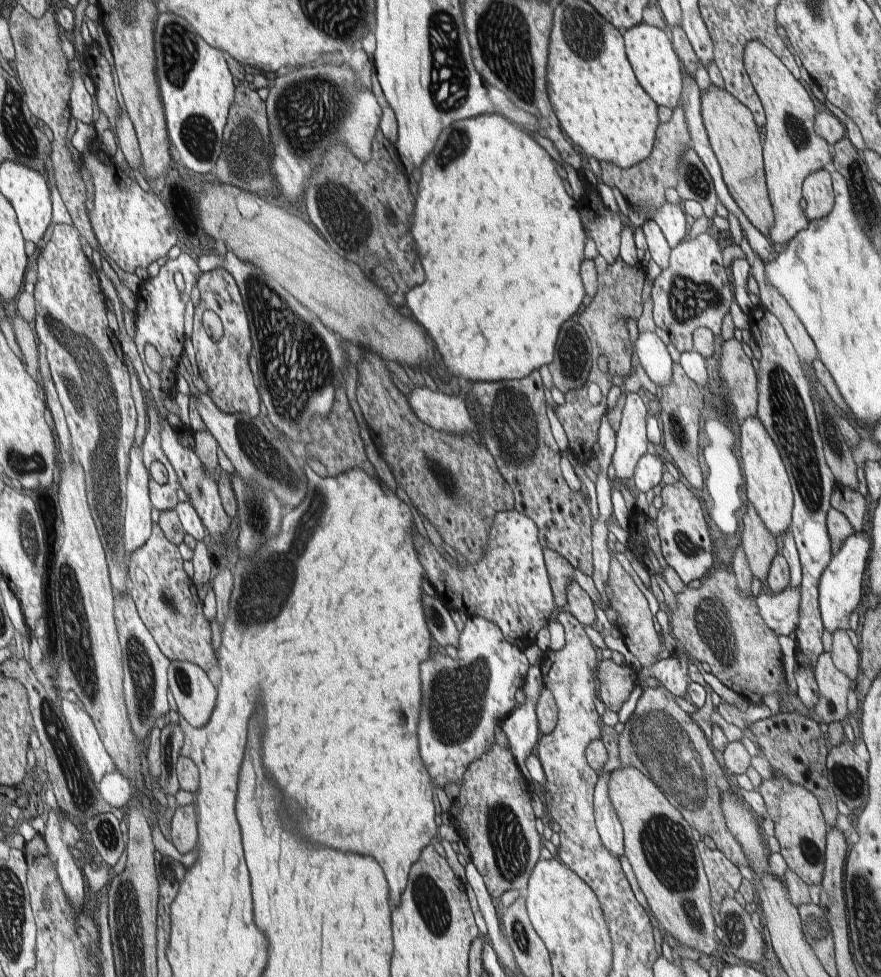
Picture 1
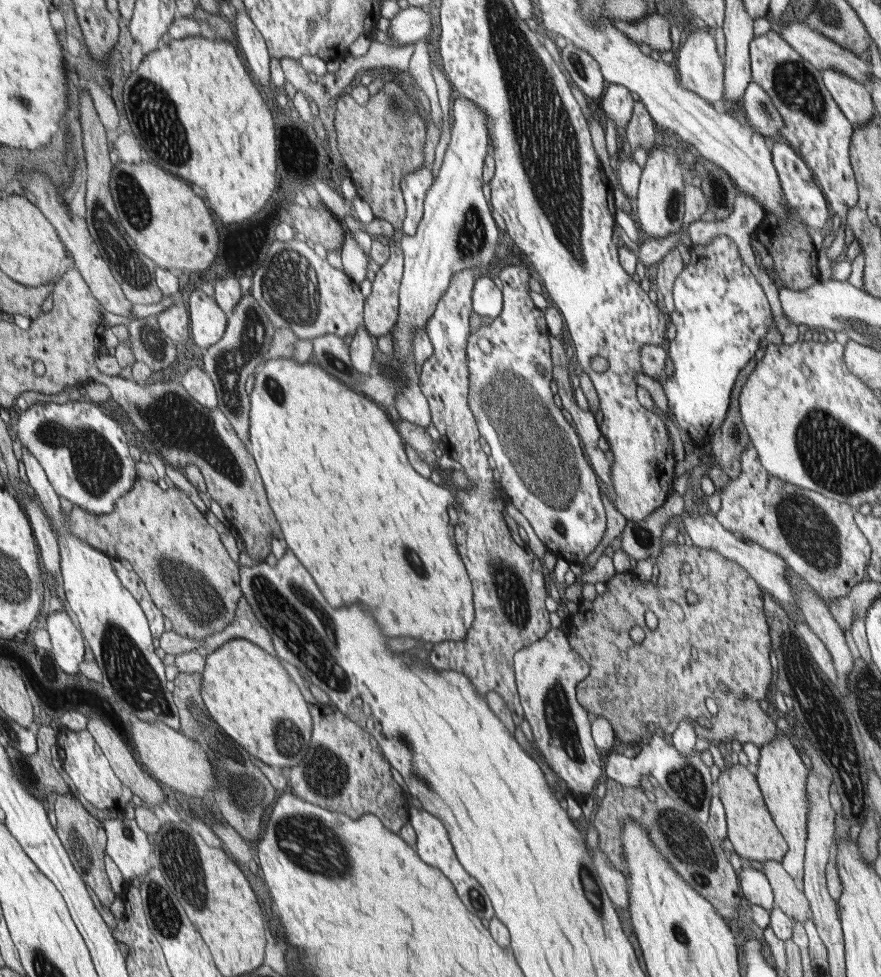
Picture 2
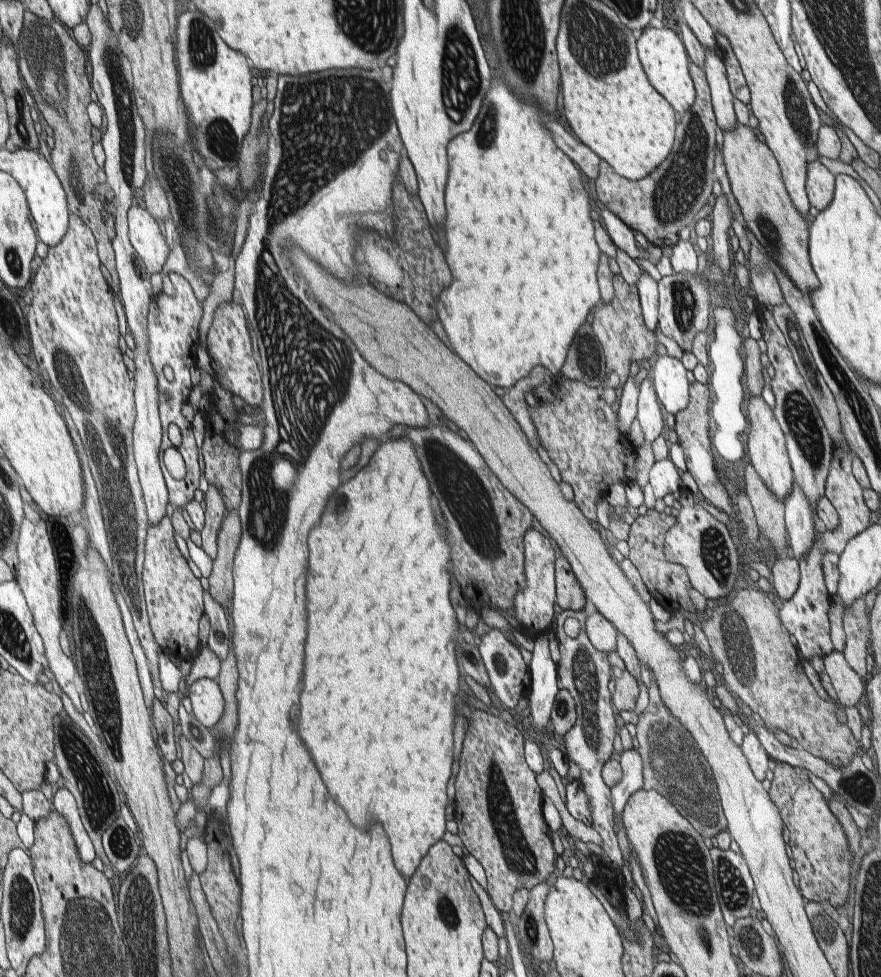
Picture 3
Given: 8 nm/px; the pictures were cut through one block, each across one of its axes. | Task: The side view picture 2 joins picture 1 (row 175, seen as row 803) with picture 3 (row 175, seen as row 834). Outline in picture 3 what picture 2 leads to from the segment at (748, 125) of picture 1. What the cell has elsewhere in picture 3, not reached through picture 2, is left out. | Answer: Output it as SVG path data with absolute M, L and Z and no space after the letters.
M737 122L733 132L723 132L723 162L733 198L743 214L741 222L751 236L755 236L755 242L761 246L767 258L793 282L797 292L809 300L807 294L821 286L809 260L809 226L807 218L793 206L785 190L781 168L773 158L773 152L767 148L767 144L757 140L751 128Z

